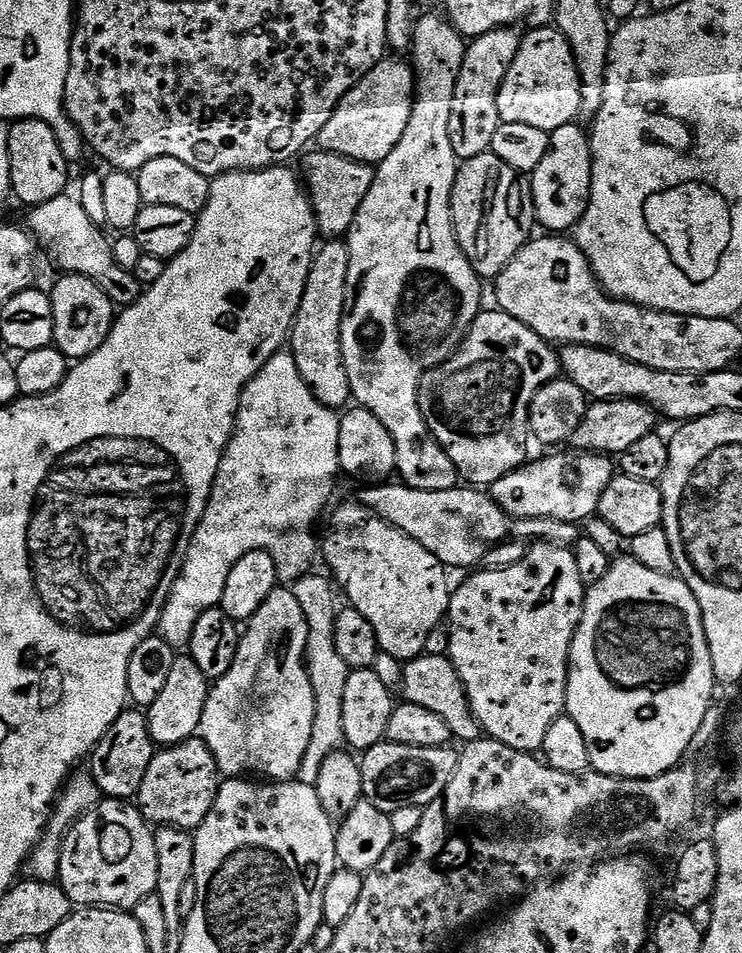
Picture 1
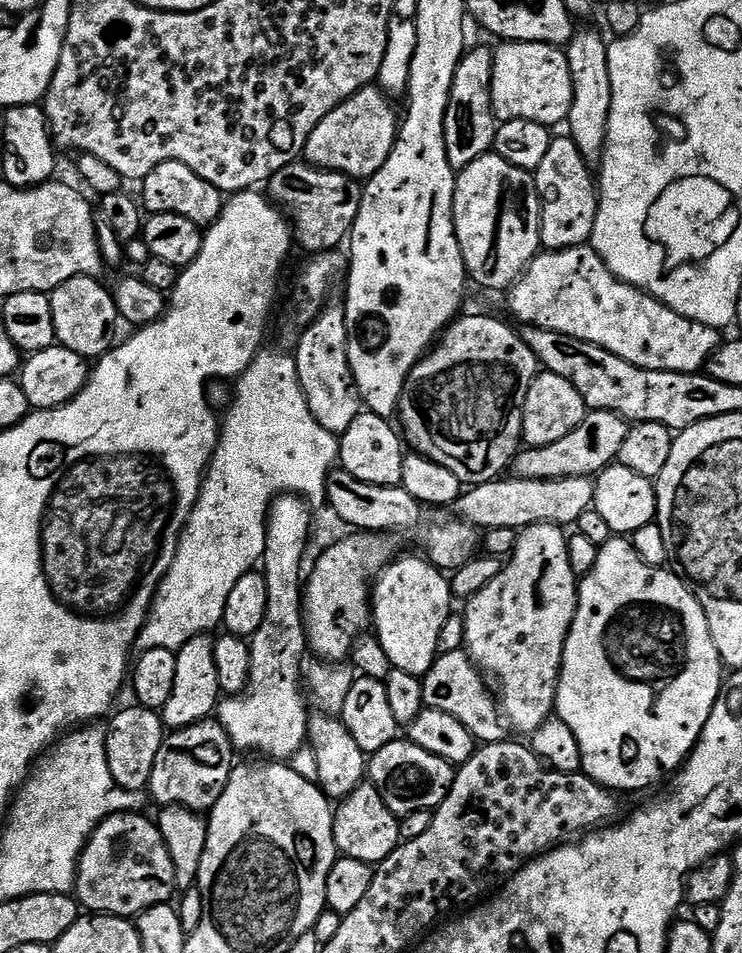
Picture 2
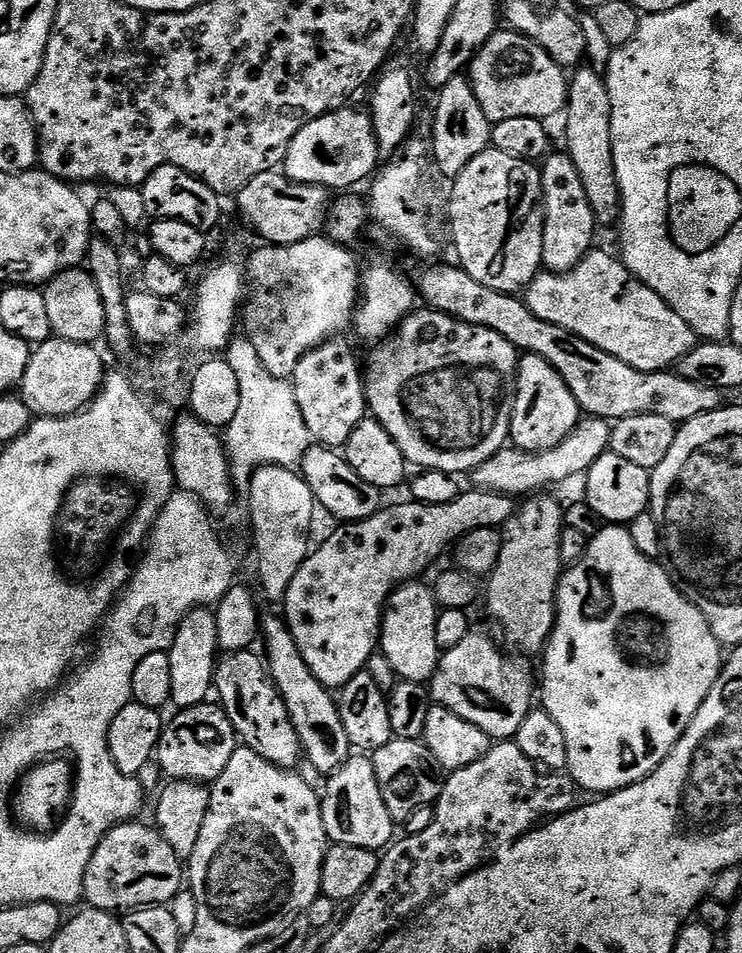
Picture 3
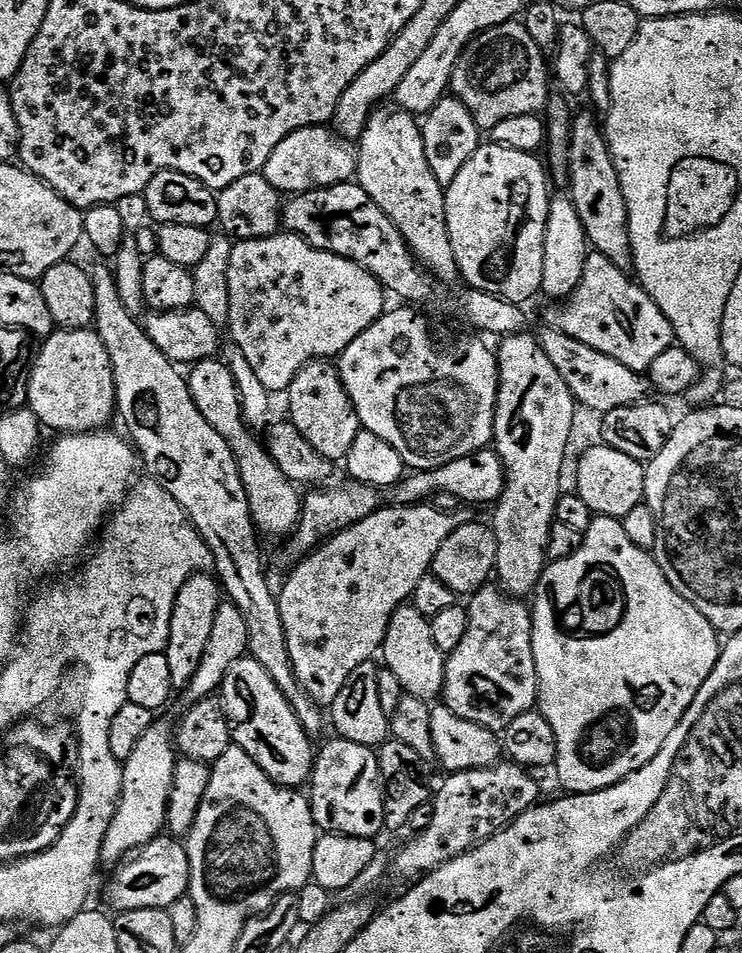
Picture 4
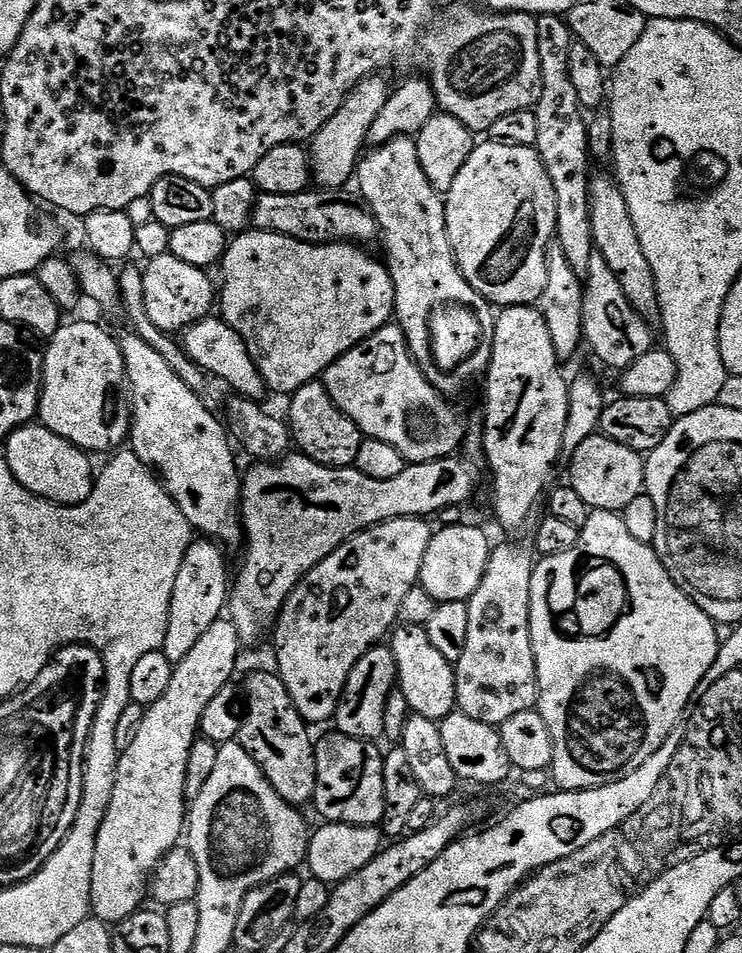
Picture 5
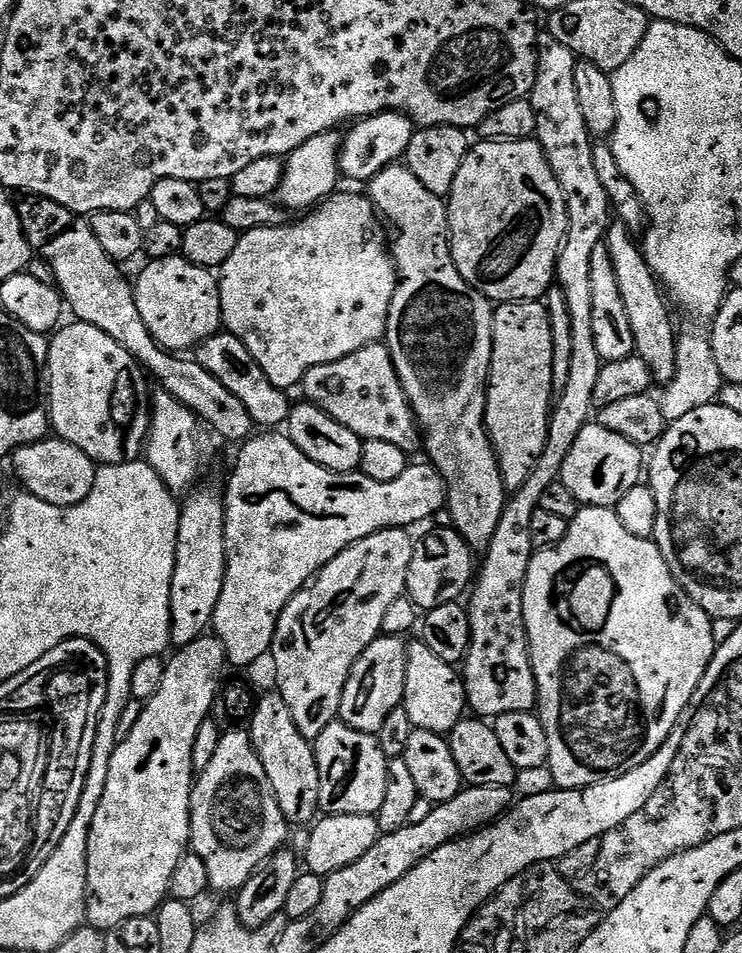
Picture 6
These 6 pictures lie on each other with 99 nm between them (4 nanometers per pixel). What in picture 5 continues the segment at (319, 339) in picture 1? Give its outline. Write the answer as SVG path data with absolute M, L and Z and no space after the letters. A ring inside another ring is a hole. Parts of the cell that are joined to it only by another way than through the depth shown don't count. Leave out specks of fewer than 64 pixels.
M323 383L304 384L291 393L286 423L292 433L295 447L314 462L327 468L351 468L355 465L362 433L324 392Z

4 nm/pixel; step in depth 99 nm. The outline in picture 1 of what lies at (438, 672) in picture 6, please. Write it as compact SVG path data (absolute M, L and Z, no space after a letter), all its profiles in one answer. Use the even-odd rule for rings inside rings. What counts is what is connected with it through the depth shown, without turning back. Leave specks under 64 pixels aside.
M359 502L344 504L332 516L328 529L322 532L322 560L328 563L327 571L337 581L344 583L344 592L348 595L347 603L374 626L374 634L380 643L381 652L390 654L402 662L415 660L425 655L426 638L430 638L430 630L441 627L448 615L450 587L445 565L440 563L422 542L414 542L410 534L402 534L388 520L382 519L365 508Z

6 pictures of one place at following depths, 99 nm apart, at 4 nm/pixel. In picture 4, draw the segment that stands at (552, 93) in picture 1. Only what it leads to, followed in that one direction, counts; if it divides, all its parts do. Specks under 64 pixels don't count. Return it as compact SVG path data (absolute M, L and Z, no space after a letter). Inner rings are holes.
M509 22L499 24L490 30L472 37L471 42L464 48L460 61L452 71L452 82L450 85L451 95L470 110L474 122L481 130L490 130L498 126L505 118L518 118L518 114L530 114L535 116L543 113L548 107L550 93L548 93L548 80L550 84L550 72L546 67L546 56L530 38L530 34L524 29L523 23Z

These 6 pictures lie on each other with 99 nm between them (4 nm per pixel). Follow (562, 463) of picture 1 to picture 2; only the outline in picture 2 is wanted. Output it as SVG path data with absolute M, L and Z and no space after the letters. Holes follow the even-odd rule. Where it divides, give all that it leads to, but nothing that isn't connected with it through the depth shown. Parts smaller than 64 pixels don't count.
M563 476L560 480L521 480L519 478L501 478L491 480L485 484L478 484L461 491L454 505L455 515L469 524L476 525L477 529L490 528L528 528L532 524L558 524L561 526L575 525L576 519L587 508L592 507L592 495L596 489L595 483L586 476Z

